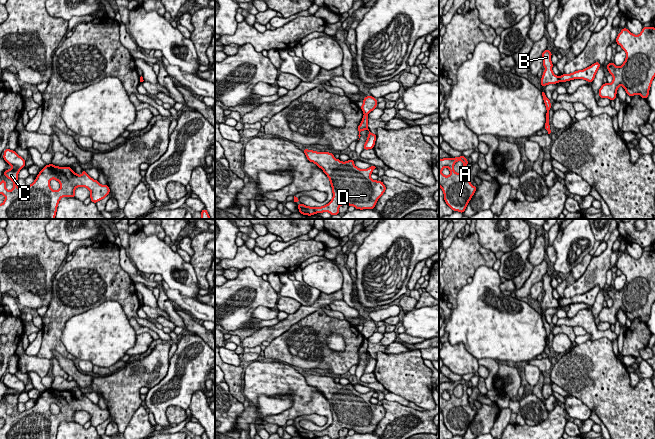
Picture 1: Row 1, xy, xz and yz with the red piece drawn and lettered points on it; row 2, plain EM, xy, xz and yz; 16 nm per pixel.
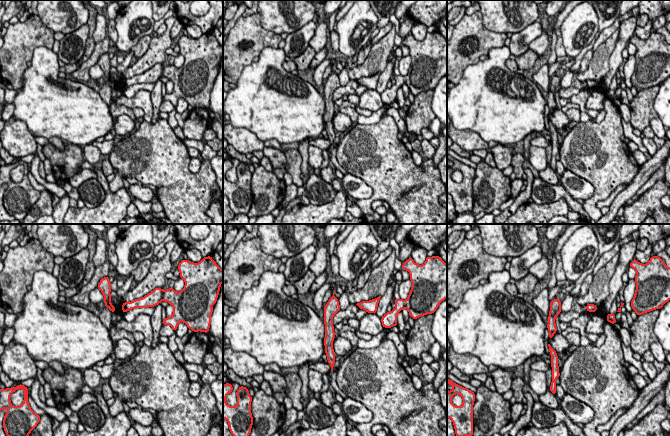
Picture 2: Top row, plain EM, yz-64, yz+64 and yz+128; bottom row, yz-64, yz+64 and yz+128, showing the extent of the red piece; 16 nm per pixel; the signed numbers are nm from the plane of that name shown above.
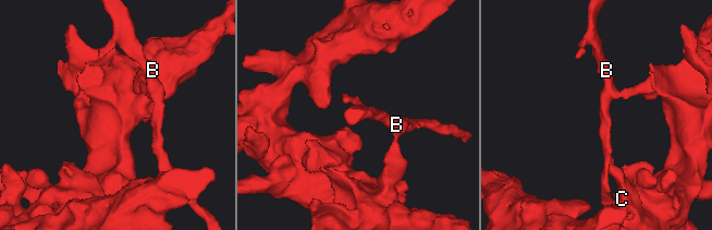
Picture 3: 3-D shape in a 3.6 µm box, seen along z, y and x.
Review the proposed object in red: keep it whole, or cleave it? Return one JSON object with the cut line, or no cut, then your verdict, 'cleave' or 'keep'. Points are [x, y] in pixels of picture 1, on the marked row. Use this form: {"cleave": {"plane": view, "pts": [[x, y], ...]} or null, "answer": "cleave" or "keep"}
{"cleave": {"plane": "yz", "pts": [[558, 77], [559, 81]]}, "answer": "cleave"}

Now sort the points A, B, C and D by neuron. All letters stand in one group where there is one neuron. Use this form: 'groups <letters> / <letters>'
groups A C D / B

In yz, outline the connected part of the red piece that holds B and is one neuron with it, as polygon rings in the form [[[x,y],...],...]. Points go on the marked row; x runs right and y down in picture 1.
[[[548,49],[543,51],[543,53],[542,53],[543,66],[545,67],[545,71],[543,72],[543,76],[540,79],[542,87],[545,87],[548,84],[559,83],[559,77],[556,76],[552,71],[553,64],[551,62],[551,55],[552,55],[552,52],[550,52]]]

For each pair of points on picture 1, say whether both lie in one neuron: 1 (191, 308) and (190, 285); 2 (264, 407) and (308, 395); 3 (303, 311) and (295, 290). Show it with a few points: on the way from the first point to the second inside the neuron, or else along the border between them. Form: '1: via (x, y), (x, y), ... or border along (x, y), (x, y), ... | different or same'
1: border along (170, 288), (198, 302) | different
2: border along (291, 393), (291, 405), (273, 415) | different
3: border along (321, 292), (320, 296), (311, 304), (301, 305) | different

